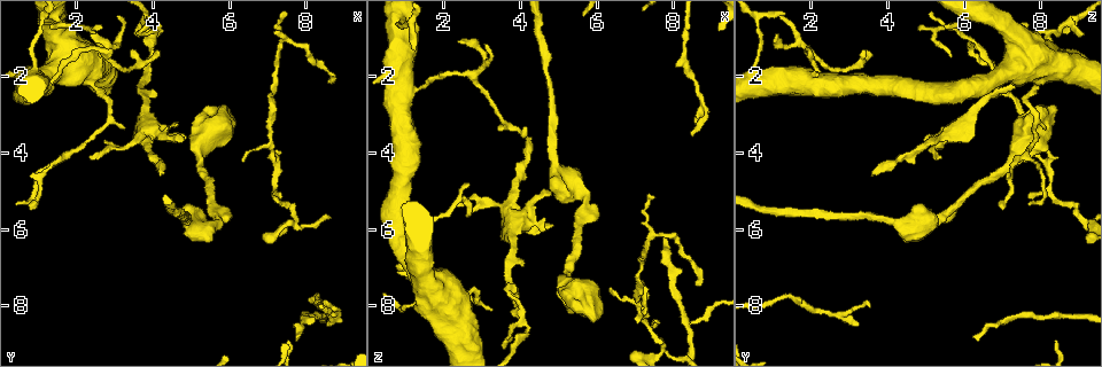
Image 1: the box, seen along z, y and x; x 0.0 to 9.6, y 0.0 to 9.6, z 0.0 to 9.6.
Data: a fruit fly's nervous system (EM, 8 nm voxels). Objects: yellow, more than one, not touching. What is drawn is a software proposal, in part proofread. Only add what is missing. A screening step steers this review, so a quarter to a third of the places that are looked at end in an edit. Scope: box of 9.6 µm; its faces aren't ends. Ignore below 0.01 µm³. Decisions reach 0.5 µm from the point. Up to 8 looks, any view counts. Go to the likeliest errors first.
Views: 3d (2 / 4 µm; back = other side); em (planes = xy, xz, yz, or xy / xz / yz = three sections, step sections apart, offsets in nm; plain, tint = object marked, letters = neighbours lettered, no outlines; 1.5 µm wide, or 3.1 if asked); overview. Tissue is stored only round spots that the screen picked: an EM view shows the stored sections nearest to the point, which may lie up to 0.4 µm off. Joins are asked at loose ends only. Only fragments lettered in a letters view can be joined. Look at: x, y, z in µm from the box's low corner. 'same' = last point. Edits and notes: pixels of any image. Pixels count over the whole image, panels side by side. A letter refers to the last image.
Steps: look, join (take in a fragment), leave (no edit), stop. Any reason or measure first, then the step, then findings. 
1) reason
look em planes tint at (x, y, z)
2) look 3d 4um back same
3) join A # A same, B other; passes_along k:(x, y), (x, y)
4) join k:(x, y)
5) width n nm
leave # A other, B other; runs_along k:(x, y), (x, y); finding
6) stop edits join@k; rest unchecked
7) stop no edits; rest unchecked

branch stops here
look 3d 2um at (6.35, 4.20, 7.60)

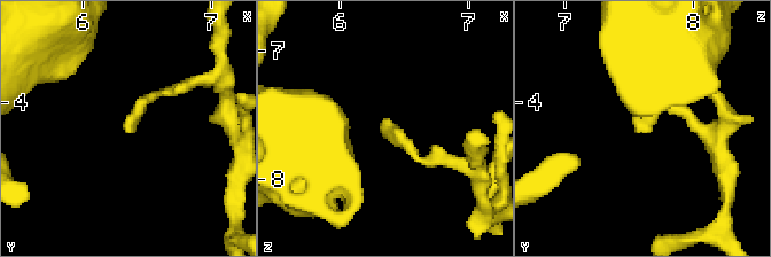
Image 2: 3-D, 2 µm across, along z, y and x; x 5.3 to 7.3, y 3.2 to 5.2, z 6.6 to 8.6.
look em xz step 4 letters at (6.30, 4.20, 7.60)

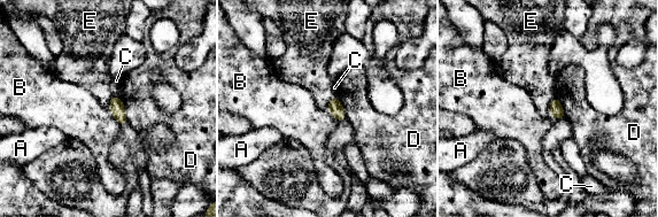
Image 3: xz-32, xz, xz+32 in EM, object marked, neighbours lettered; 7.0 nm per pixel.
look em planes letters same

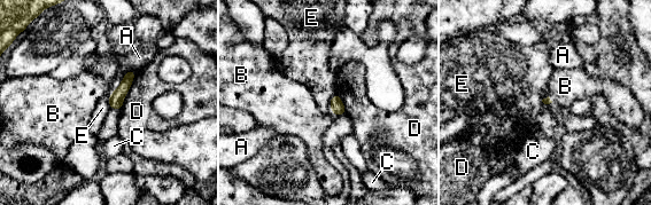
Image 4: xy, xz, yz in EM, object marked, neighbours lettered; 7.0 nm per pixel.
leave # A other, B other, C other, D other, E other; no lettered fragment goes on from it

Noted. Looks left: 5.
an open end
look 3d 2um at (8.55, 8.50, 3.30)

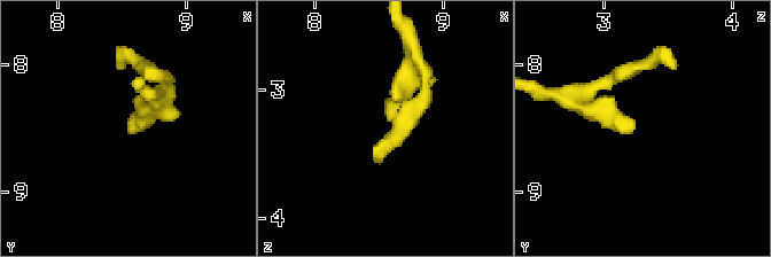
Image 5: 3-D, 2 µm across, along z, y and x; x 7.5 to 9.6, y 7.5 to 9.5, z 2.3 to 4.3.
need the tissue
look em planes letters at (8.58, 8.50, 3.24)

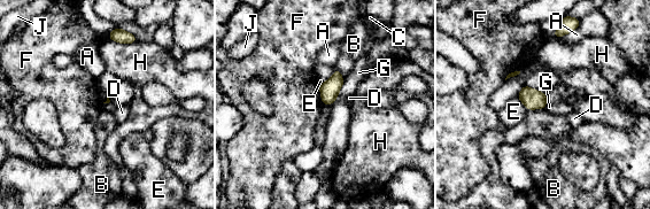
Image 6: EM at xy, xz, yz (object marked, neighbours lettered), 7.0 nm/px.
leave # A other, B other, C other, D other, E other, F other, G other, H other, J other; border 6:(345, 79), (338, 97), (326, 106); none of them fits

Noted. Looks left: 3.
free end
look 3d 2um at (2.55, 1.50, 5.70)

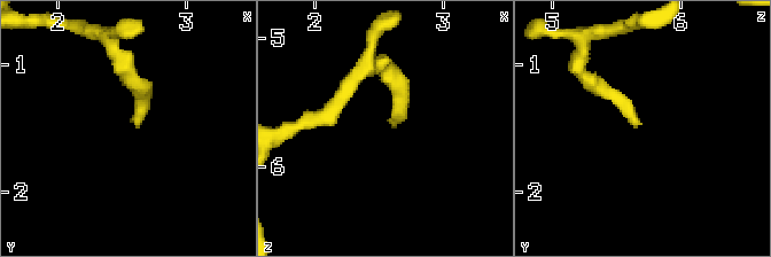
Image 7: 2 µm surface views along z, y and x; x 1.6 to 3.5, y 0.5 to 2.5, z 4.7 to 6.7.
shape alone is not enough
look em xz step 4 letters at (2.60, 1.44, 5.70)

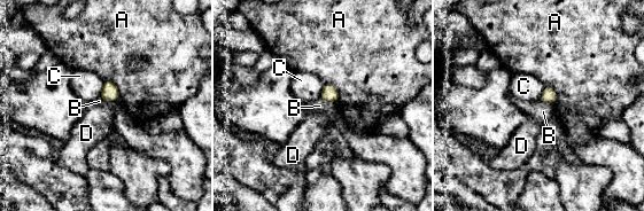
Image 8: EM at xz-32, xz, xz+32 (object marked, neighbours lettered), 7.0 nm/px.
look em planes letters same

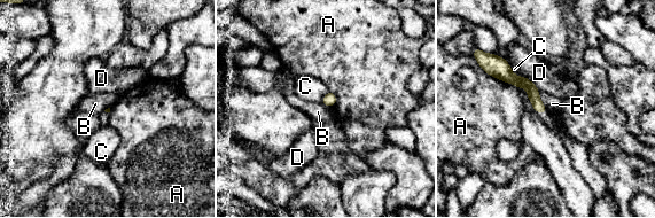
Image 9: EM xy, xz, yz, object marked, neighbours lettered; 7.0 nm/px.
leave # A other, B other, C other, D other; border 9:(538, 92), (538, 96), (547, 110); no lettered fragment goes on from it

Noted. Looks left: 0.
stop no edits; rest unchecked

